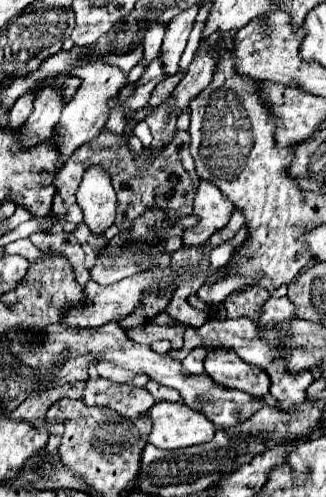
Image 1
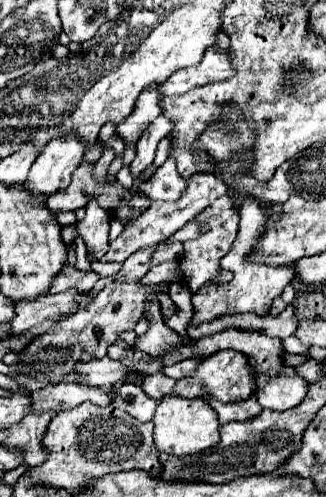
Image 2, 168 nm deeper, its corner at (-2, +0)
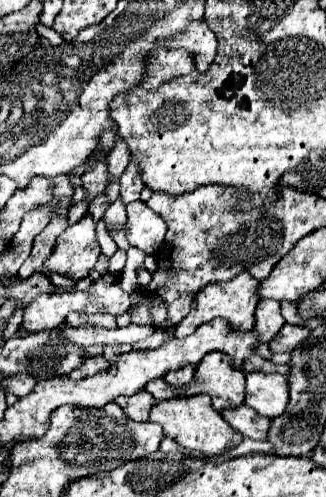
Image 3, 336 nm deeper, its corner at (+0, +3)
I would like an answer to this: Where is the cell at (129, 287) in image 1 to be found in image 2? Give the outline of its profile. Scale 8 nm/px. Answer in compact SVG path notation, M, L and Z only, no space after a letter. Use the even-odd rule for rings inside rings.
M66 291L58 295L40 295L34 301L18 301L14 307L14 317L10 321L10 333L20 335L46 319L58 319L60 315L68 313L76 301L80 303L78 307L86 307L90 303L90 299L82 299L82 295L76 291Z

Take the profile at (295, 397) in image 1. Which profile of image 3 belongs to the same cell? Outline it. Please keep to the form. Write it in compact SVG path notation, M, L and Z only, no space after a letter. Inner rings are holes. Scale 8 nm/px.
M246 372L246 404L266 418L274 418L286 410L288 388L288 378L282 374Z

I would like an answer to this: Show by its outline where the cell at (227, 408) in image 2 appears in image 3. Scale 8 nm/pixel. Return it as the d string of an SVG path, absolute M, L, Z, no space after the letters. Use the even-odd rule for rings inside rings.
M240 404L238 408L232 410L222 410L220 412L224 416L224 420L238 430L244 438L252 438L252 440L266 440L268 428L270 428L270 420L256 414L250 406Z

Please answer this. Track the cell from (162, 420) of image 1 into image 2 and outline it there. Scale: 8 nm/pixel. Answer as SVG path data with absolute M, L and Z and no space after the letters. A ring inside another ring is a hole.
M178 395L164 397L154 413L152 423L156 425L154 443L156 443L158 451L162 451L162 453L194 455L194 453L214 447L214 443L218 443L218 439L220 439L218 415L202 397L196 397L196 399L184 399Z

